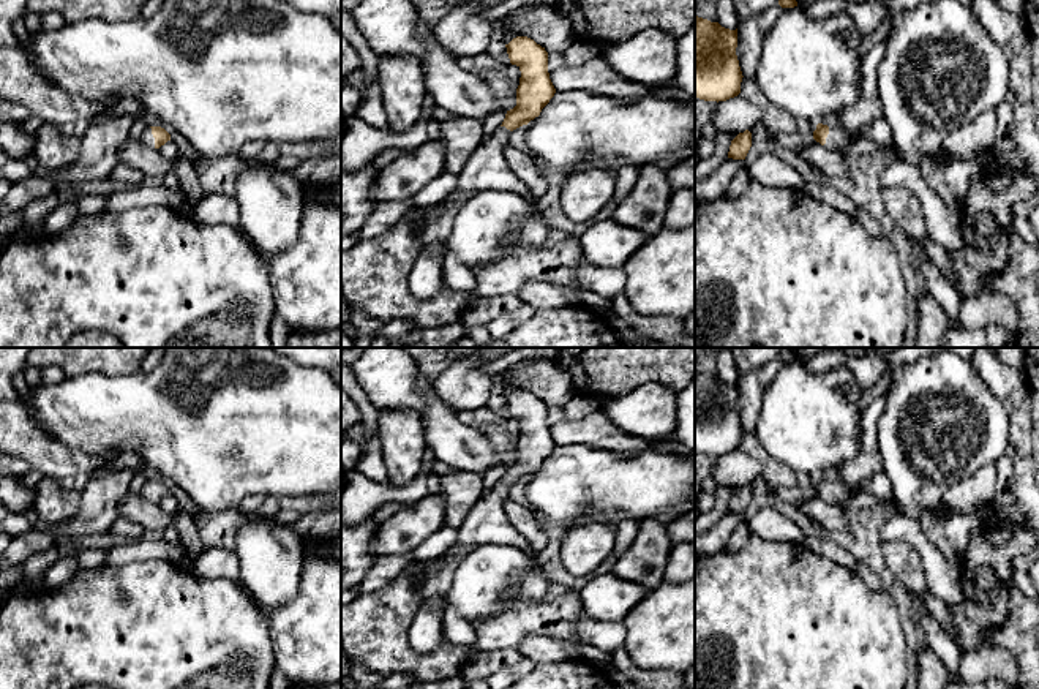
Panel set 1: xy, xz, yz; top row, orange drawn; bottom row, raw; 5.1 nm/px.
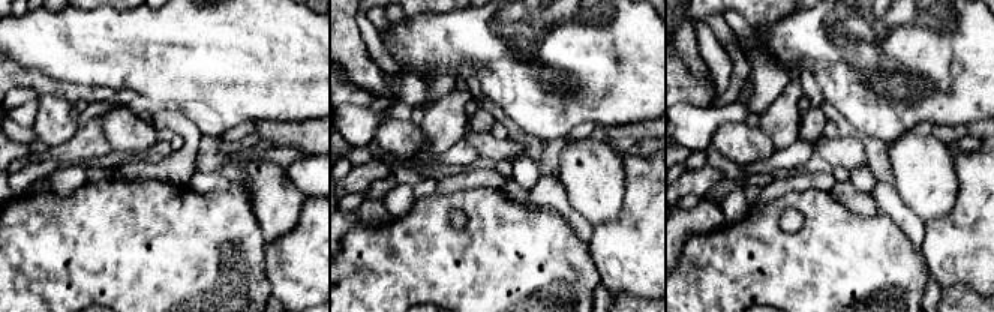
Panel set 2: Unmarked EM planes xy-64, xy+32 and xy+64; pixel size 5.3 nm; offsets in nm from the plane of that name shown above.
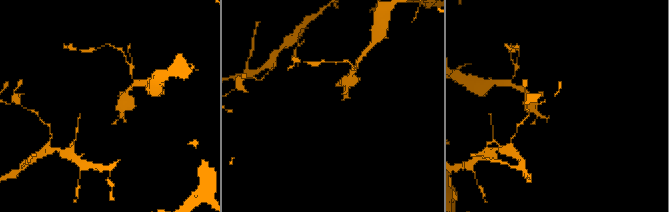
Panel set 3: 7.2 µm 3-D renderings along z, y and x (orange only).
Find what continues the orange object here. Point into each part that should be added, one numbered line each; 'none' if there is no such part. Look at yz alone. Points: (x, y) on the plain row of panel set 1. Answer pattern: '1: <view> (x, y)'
1: yz (878, 485)

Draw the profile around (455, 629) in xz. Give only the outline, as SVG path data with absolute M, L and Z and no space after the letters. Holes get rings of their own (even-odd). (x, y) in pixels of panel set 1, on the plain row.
M452 605L444 607L442 632L448 642L456 645L471 645L475 640L474 627Z

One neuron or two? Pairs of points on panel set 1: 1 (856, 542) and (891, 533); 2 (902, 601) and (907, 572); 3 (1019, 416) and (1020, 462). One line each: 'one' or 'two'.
1: two
2: two
3: one

